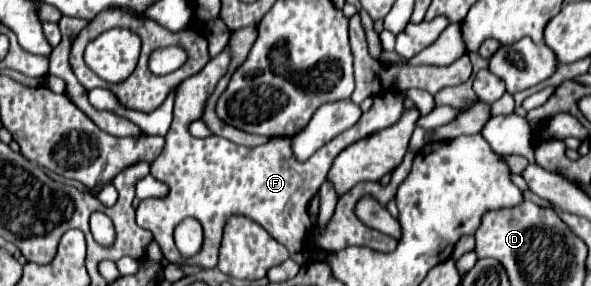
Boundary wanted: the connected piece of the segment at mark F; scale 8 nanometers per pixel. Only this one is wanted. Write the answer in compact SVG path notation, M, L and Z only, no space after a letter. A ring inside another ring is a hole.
M223 49L215 59L211 59L197 75L189 77L177 87L173 123L169 133L165 135L163 153L151 163L151 175L169 187L165 197L143 199L137 207L135 221L141 229L153 233L153 239L159 243L163 257L181 267L201 267L213 269L219 263L219 245L223 223L229 215L241 213L257 221L275 241L289 249L291 259L299 265L307 261L305 239L313 227L309 219L309 201L317 195L321 183L325 181L333 159L347 145L373 135L379 129L393 125L403 113L403 95L399 91L383 91L373 97L373 105L369 111L361 115L361 119L339 137L333 137L327 145L317 149L307 161L295 161L291 153L291 137L273 137L267 145L261 147L239 147L221 137L193 137L187 127L191 121L201 119L201 111L205 107L207 97L213 93L217 81L225 75L229 65L229 51ZM185 217L195 217L203 225L203 247L197 255L183 259L173 241L173 229Z

